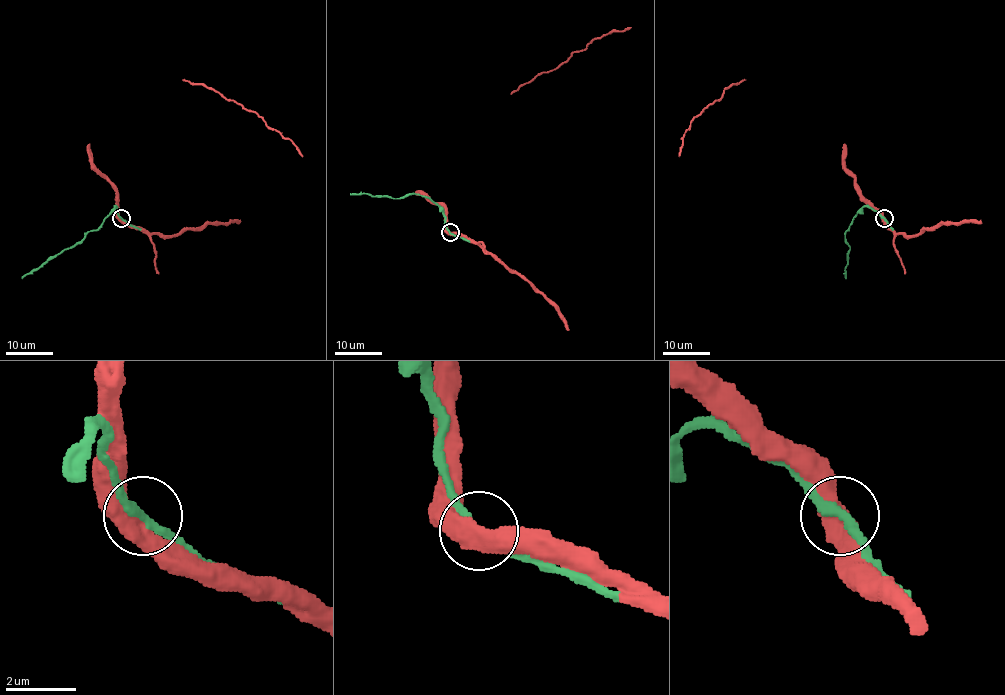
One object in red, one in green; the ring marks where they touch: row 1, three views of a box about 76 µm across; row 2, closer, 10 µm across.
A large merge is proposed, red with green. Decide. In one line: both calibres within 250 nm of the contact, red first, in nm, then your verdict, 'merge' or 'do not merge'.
550/240 nm | merge

